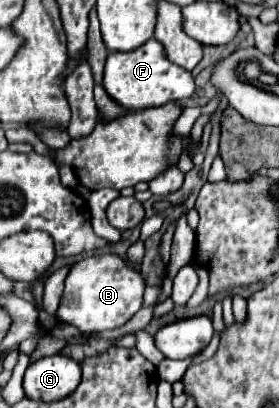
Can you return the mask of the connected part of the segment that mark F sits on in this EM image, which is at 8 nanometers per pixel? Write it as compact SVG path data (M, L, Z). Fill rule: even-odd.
M148 39L134 51L108 53L104 67L104 89L114 101L128 109L148 109L164 105L168 101L190 97L194 93L194 77L164 55L162 43L158 43L156 39Z

